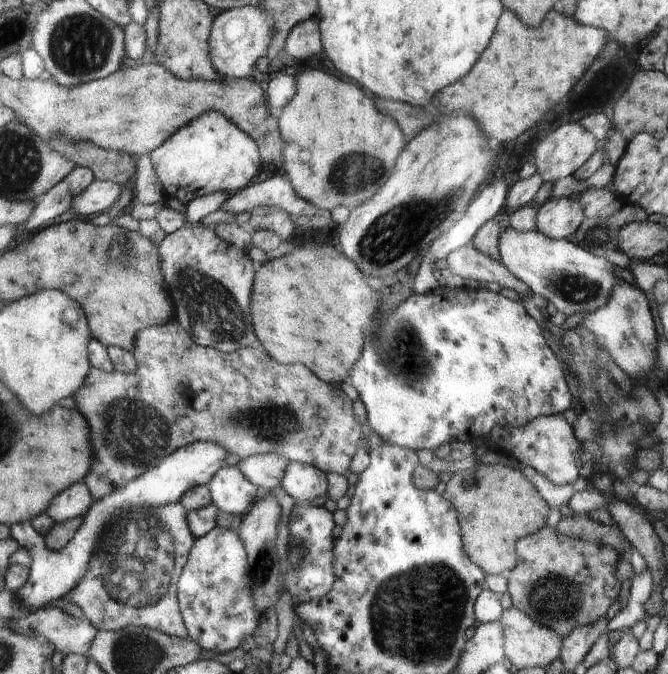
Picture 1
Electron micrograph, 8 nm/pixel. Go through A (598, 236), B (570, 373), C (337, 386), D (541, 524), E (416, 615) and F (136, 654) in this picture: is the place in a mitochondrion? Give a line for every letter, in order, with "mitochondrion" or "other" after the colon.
A: mitochondrion
B: other
C: other
D: other
E: mitochondrion
F: mitochondrion

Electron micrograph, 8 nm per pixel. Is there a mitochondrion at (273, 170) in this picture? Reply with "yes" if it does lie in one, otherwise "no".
no

